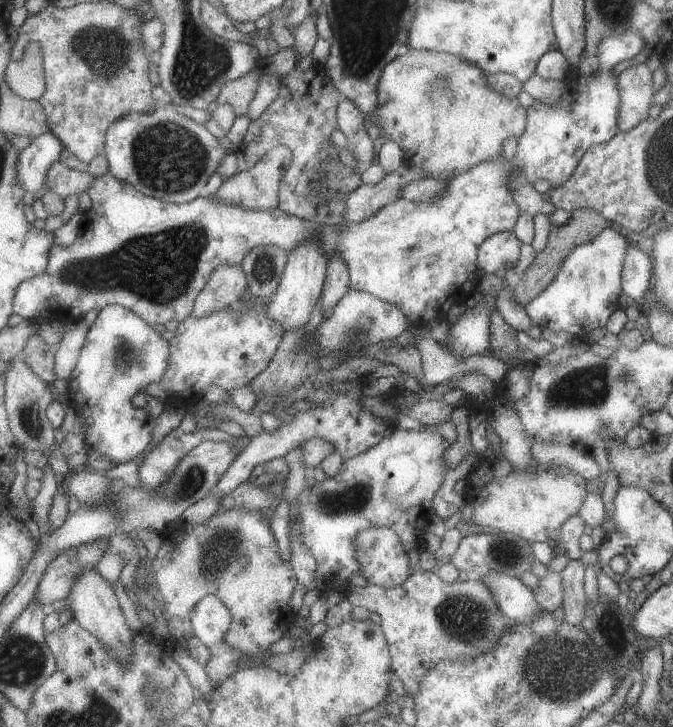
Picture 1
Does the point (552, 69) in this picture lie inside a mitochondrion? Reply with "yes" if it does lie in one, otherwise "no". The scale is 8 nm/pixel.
no

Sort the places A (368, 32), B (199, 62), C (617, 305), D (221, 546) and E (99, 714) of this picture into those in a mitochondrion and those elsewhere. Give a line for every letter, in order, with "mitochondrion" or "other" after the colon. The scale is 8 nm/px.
A: mitochondrion
B: mitochondrion
C: other
D: mitochondrion
E: mitochondrion

